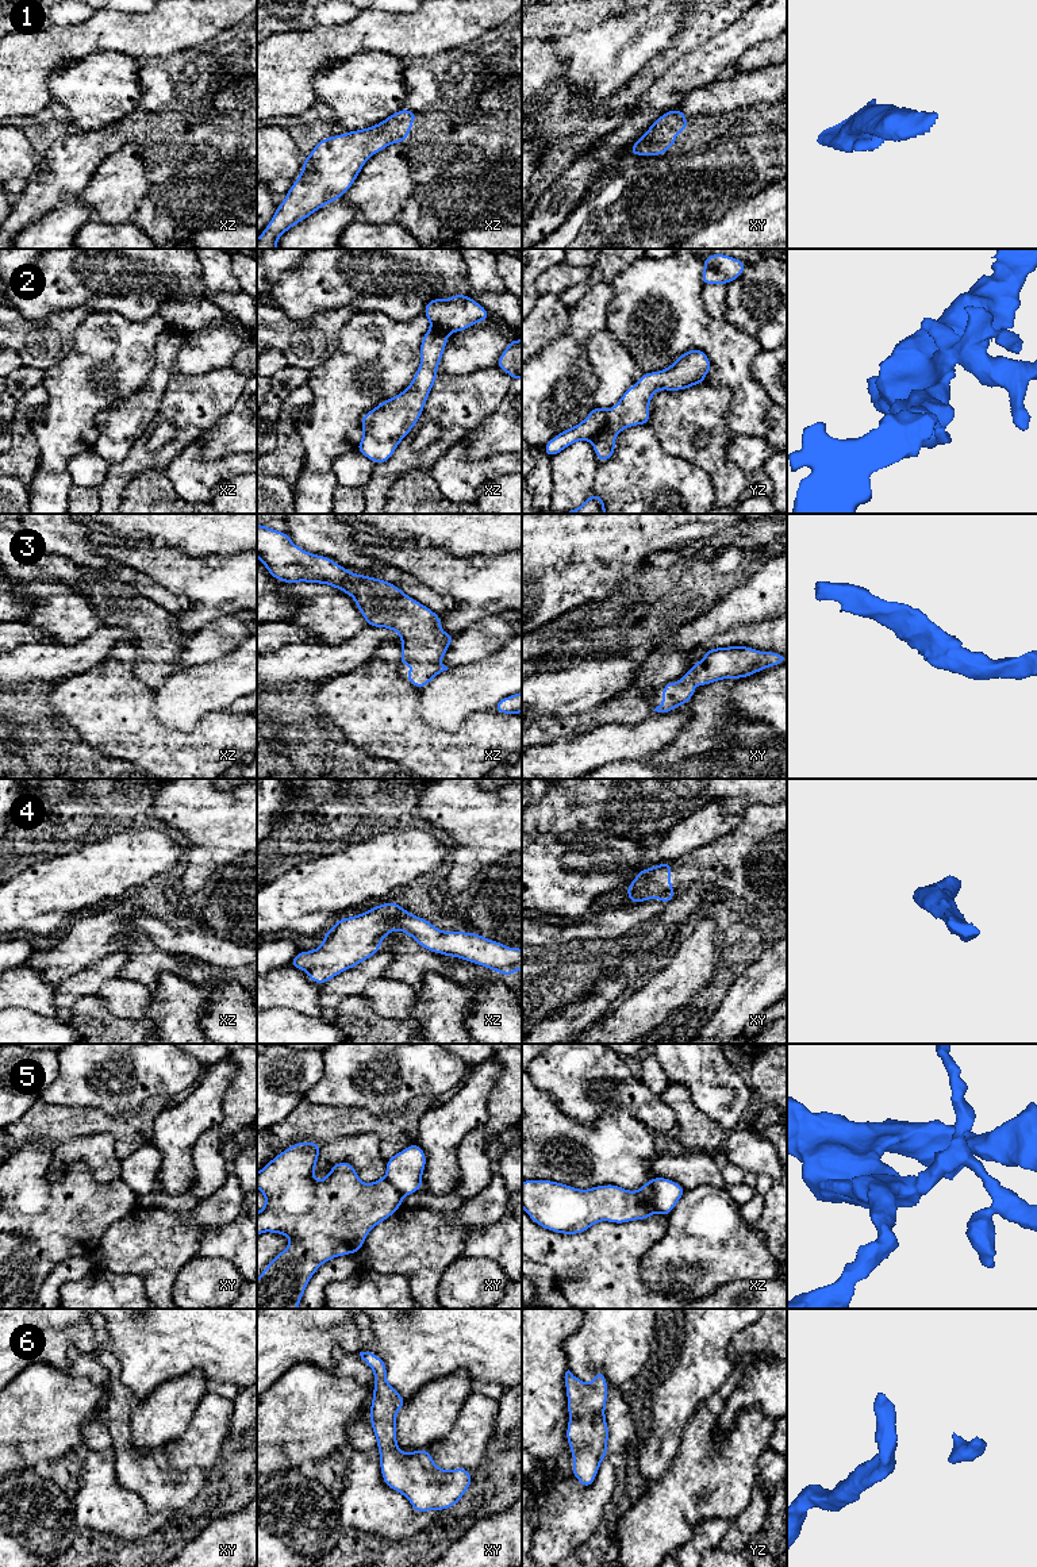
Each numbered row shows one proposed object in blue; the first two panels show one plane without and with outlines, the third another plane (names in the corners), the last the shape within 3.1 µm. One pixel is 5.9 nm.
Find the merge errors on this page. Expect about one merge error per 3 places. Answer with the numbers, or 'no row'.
2, 4, 5

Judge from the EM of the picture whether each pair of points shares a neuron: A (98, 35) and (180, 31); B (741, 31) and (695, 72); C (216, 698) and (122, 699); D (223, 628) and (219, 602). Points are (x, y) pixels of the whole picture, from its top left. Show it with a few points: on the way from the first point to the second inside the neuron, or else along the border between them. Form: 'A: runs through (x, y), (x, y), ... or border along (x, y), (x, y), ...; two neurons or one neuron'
A: runs through (118, 33), (160, 33); one neuron
B: runs through (730, 42), (713, 60), (706, 62); one neuron
C: border along (153, 688), (153, 714), (169, 728); two neurons
D: border along (235, 614), (216, 617), (195, 633); two neurons

